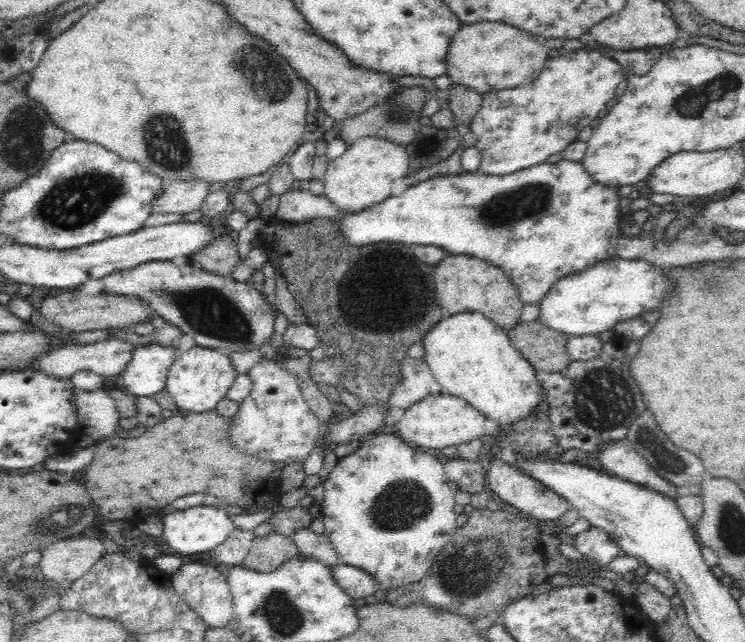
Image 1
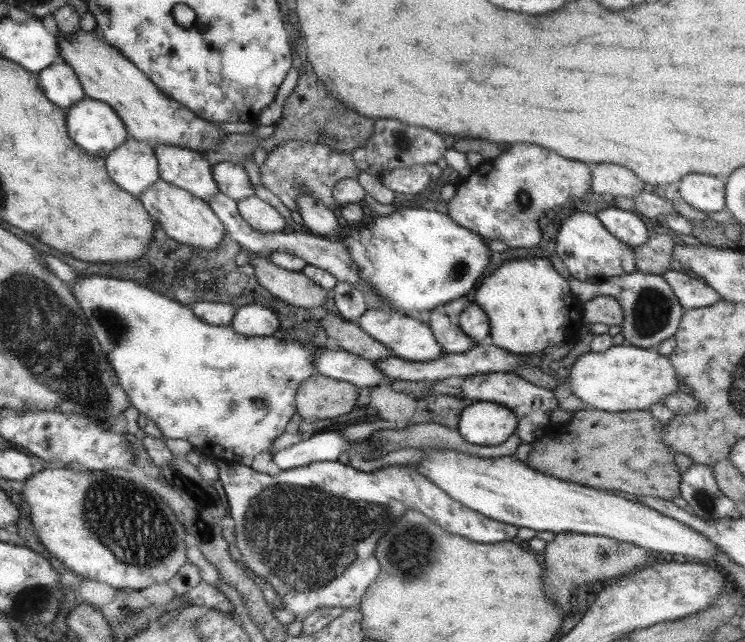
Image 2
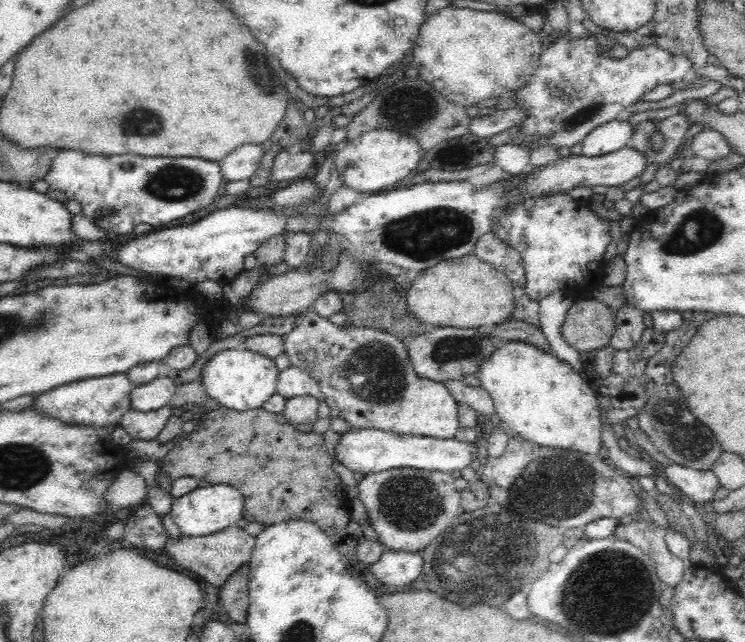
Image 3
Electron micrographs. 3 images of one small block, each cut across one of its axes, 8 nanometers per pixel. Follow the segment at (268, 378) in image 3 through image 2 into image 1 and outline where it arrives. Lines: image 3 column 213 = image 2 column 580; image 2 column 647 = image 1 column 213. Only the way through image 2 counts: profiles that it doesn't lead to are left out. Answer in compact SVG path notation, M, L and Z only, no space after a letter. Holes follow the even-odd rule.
M196 345L172 361L163 389L172 397L176 408L175 412L196 415L212 411L216 404L225 397L235 376L236 373L232 369L230 358L218 354L214 349Z

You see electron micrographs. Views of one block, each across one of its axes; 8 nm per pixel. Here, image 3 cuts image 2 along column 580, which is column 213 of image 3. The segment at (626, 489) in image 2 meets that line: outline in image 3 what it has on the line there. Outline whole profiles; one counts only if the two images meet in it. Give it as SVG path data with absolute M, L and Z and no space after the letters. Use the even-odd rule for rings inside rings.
M221 406L218 410L204 411L203 418L199 423L198 428L186 435L176 438L175 441L176 443L173 448L171 448L167 454L159 460L159 462L156 462L157 474L155 480L157 480L157 483L157 477L166 475L166 477L169 477L173 482L174 480L178 480L178 478L191 477L198 479L199 481L206 481L212 486L228 484L240 491L240 494L244 497L244 510L242 516L243 518L246 518L248 522L260 522L264 527L267 527L291 520L310 521L317 524L318 528L327 534L327 537L334 545L337 545L338 542L344 542L344 539L348 537L346 535L346 524L351 520L349 511L347 510L348 498L342 490L342 487L340 487L340 478L338 478L336 472L332 469L333 459L324 447L323 436L316 433L304 433L303 431L299 431L296 429L296 426L290 425L290 423L284 419L282 413L273 414L272 412L264 411L262 408L256 408L246 412L236 412Z

